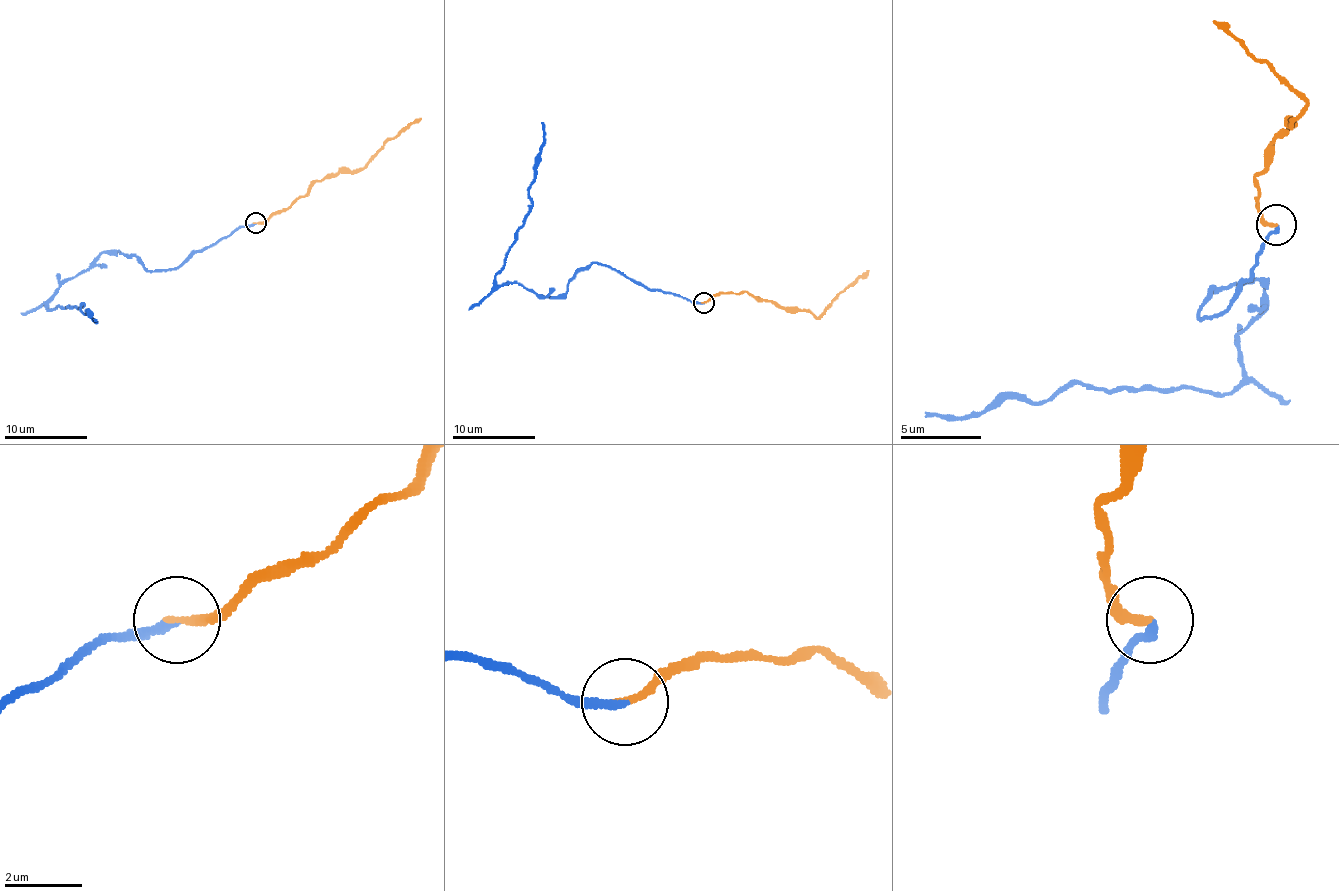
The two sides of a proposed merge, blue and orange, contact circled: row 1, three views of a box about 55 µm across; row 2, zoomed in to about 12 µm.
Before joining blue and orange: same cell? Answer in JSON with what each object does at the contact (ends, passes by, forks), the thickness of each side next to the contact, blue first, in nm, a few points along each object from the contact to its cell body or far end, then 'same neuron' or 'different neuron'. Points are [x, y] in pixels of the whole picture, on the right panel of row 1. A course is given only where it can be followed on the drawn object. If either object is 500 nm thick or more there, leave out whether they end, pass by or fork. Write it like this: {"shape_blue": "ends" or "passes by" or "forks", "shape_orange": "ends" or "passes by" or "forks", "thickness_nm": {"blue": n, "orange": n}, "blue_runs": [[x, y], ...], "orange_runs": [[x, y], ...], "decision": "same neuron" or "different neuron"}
{"shape_blue": "ends", "shape_orange": "ends", "thickness_nm": {"blue": 200, "orange": 200}, "blue_runs": [[1275, 226], [1198, 314], [1210, 290], [1263, 282], [1223, 391], [1081, 383], [924, 411]], "orange_runs": [[1275, 226], [1259, 209], [1255, 177], [1271, 145], [1291, 125], [1303, 100], [1214, 19]], "decision": "same neuron"}

